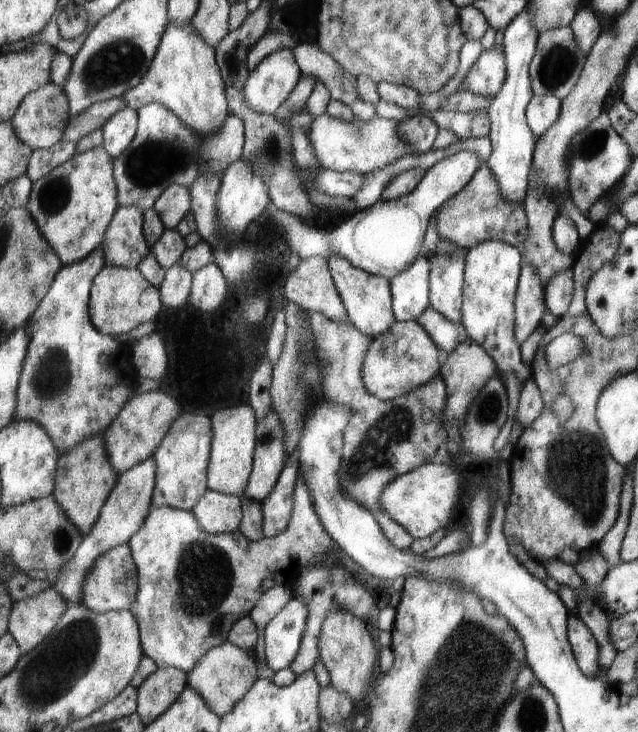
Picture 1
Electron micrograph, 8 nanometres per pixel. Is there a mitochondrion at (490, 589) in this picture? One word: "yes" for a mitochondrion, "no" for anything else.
no

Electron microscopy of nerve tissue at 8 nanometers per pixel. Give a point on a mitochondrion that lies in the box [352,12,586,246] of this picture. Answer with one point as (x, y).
(557, 67)

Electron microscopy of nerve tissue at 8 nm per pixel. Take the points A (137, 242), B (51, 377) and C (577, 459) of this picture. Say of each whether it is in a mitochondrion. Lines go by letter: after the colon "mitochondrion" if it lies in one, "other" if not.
A: other
B: mitochondrion
C: mitochondrion

